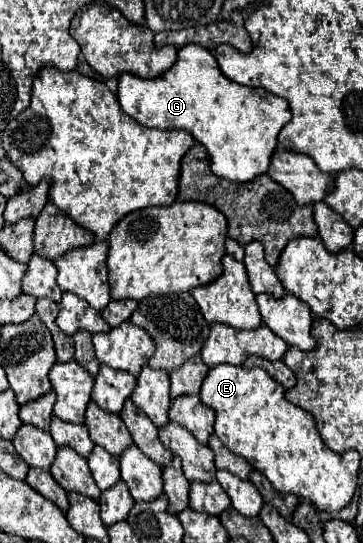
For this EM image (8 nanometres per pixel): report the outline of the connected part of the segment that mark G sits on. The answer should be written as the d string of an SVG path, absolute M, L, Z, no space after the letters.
M186 44L178 50L178 60L176 64L160 74L158 78L140 78L134 74L120 74L118 76L118 102L122 110L132 116L136 122L148 128L182 128L188 130L200 144L206 146L208 156L210 156L210 166L216 176L234 180L234 182L248 182L254 180L258 174L264 174L270 166L270 158L276 148L276 136L282 130L282 126L292 118L290 106L284 98L270 94L270 92L260 92L250 86L240 86L226 78L220 68L216 58L212 56L210 50L206 50L200 44Z

